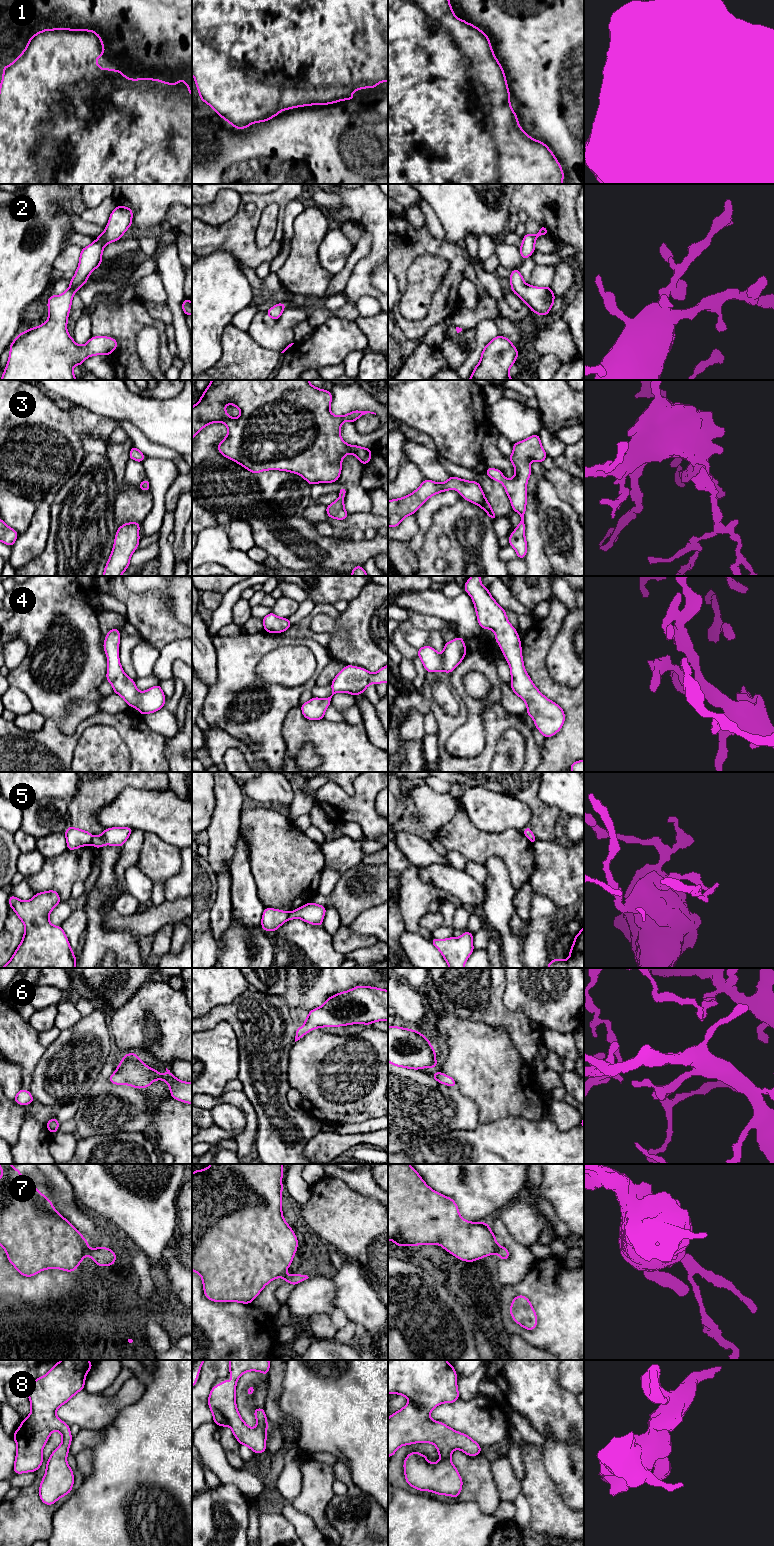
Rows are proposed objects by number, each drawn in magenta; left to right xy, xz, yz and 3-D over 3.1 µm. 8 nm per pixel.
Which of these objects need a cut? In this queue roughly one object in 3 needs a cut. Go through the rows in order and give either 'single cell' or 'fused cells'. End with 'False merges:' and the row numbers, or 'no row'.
1: single cell
2: single cell
3: single cell
4: single cell
5: fused cells
6: single cell
7: fused cells
8: single cell
False merges: 5, 7

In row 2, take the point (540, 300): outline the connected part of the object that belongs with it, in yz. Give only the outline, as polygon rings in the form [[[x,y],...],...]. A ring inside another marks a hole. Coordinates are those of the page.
[[[519,269],[511,270],[509,280],[512,292],[518,295],[530,307],[532,312],[541,316],[549,313],[555,299],[551,287],[535,287],[526,284]]]

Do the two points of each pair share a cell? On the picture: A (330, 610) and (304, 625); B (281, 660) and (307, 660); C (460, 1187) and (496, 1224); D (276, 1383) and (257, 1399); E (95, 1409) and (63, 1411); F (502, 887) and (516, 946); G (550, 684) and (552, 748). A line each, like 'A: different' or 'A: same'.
A: same
B: same
C: different
D: different
E: same
F: same
G: same

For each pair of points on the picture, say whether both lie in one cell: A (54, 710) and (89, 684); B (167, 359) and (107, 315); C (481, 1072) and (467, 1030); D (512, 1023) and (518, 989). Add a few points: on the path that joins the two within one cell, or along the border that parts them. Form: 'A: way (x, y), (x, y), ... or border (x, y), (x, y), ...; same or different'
A: way (63, 701), (80, 684); same
B: way (163, 338), (155, 323), (128, 318); same
C: way (481, 1062), (480, 1056), (467, 1040); same
D: border (505, 989), (502, 1002), (534, 1023); different

